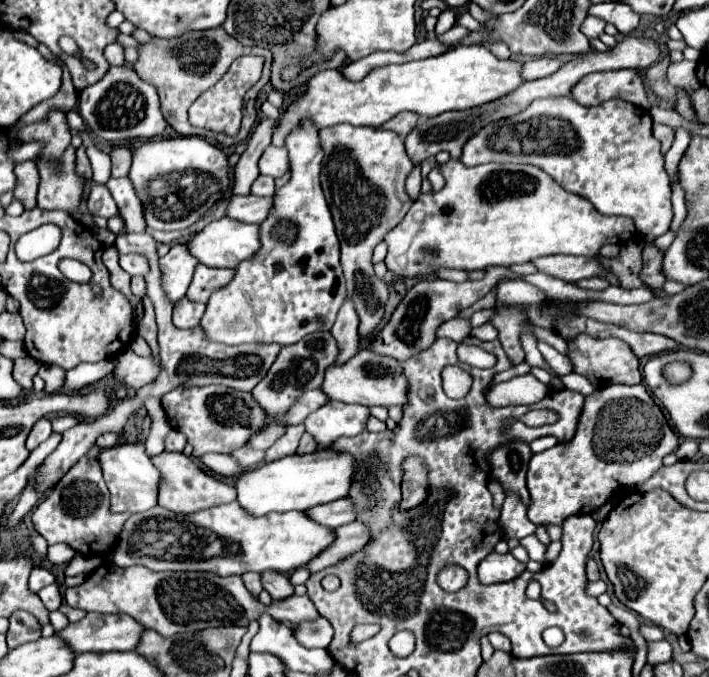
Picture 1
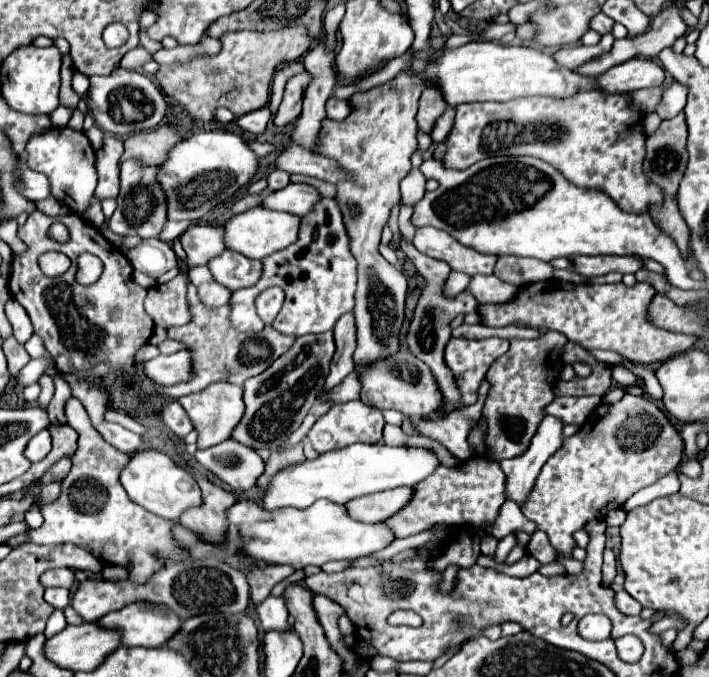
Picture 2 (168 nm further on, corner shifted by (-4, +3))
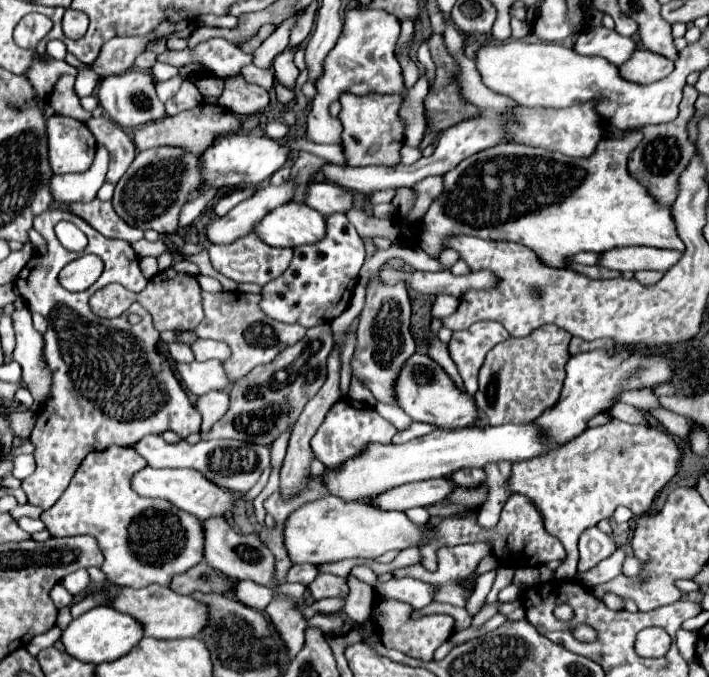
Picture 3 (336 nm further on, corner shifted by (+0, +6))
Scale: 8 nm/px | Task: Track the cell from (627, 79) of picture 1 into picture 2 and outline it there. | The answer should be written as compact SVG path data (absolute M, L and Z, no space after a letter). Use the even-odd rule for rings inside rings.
M633 57L599 75L599 85L605 93L629 93L635 89L655 87L665 81L665 71L655 59Z

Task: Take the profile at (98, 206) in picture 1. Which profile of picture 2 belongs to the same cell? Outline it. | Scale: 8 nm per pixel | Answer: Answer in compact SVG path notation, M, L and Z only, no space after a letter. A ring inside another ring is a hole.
M105 133L103 147L97 153L99 185L95 189L97 199L117 197L119 193L119 159L123 155L123 139Z

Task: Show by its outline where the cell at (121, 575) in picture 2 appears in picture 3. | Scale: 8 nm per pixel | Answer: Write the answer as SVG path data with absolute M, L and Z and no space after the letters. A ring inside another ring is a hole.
M151 584L141 590L119 588L111 606L123 614L133 614L133 618L139 618L139 622L143 622L143 634L159 640L197 636L207 624L207 608L203 604L195 602L191 596L175 594L173 590L159 584Z

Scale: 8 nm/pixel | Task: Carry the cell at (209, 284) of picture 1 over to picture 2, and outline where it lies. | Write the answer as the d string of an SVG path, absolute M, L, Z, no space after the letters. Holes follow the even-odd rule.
M225 251L223 255L209 261L209 269L215 281L237 291L243 287L251 287L255 285L255 281L259 281L263 273L263 263L259 259L243 257L237 251Z

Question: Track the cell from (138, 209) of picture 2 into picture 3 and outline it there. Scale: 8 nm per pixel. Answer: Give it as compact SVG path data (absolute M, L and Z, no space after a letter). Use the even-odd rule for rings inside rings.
M147 148L139 150L123 178L115 186L115 194L111 204L119 218L123 218L129 226L139 230L155 230L159 234L171 234L177 230L177 216L185 204L185 198L191 190L201 186L201 176L197 168L195 154L189 154L179 148Z

